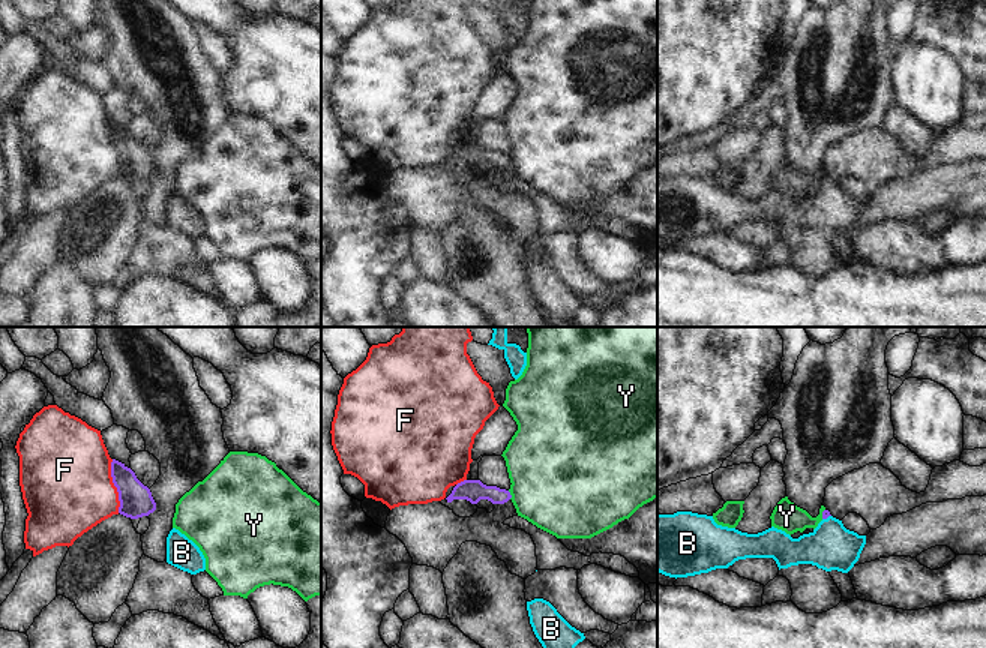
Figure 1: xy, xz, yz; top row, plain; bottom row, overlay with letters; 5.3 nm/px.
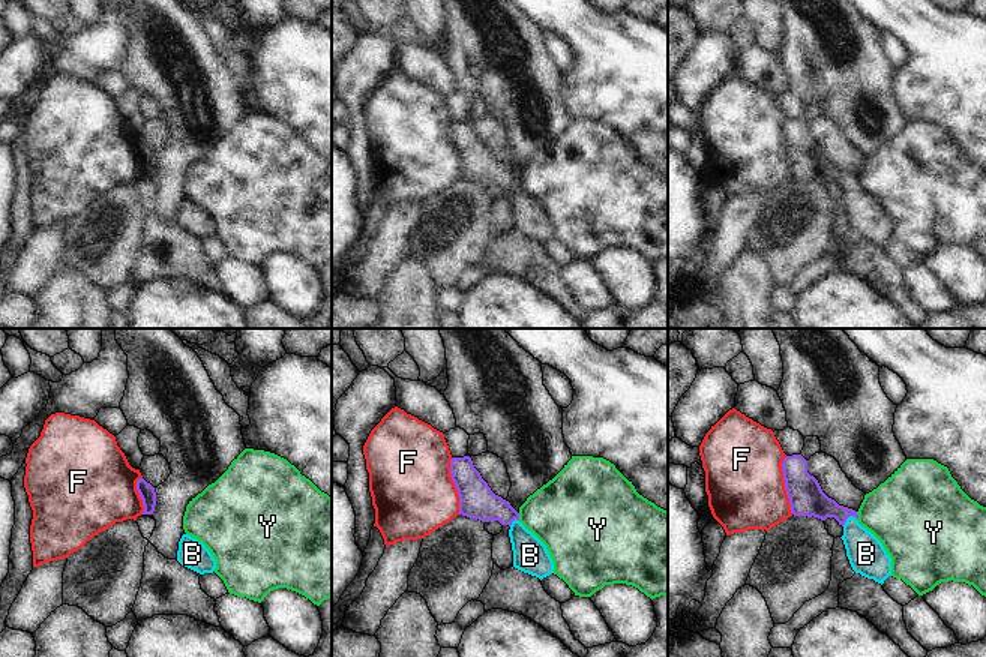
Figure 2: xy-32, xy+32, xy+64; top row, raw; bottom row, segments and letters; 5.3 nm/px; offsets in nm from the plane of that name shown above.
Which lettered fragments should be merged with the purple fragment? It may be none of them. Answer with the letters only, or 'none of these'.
B

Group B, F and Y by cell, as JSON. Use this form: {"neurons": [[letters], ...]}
{"neurons": [["B"], ["F"], ["Y"]]}

